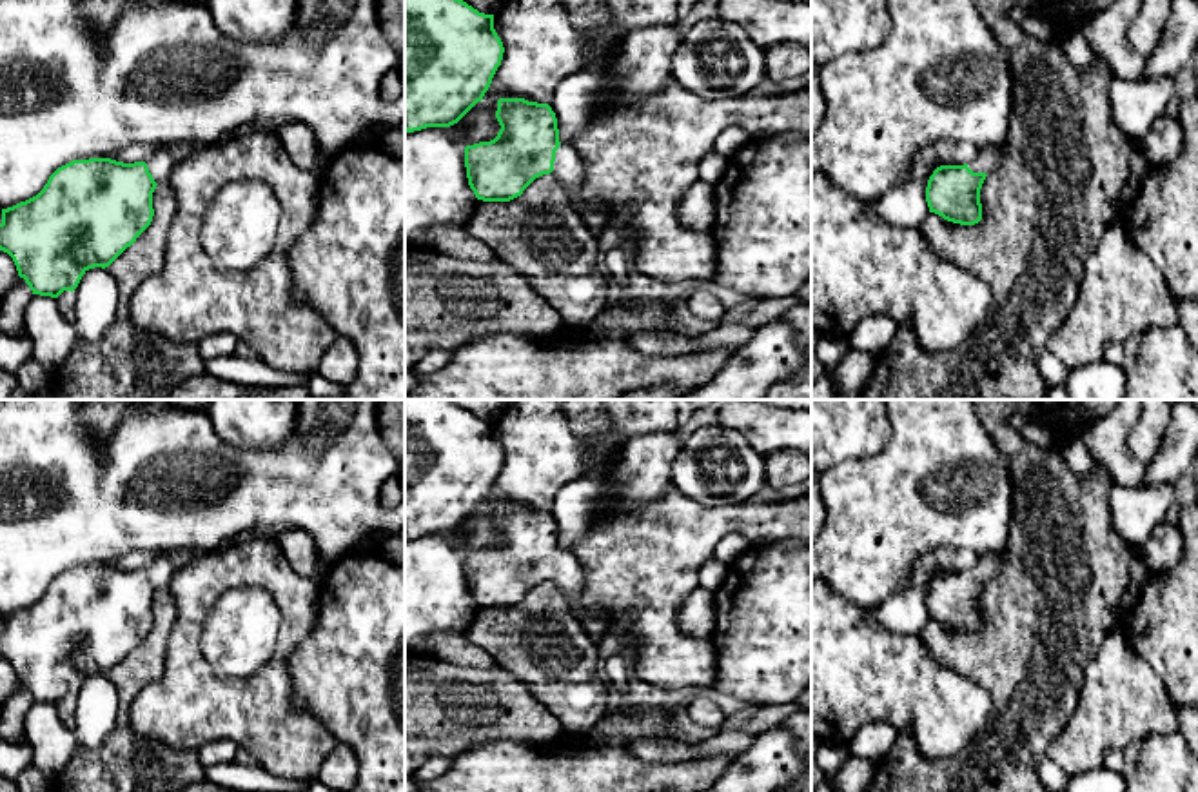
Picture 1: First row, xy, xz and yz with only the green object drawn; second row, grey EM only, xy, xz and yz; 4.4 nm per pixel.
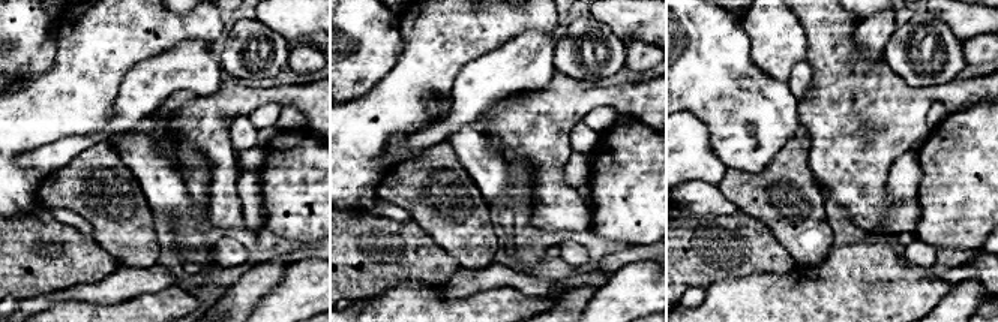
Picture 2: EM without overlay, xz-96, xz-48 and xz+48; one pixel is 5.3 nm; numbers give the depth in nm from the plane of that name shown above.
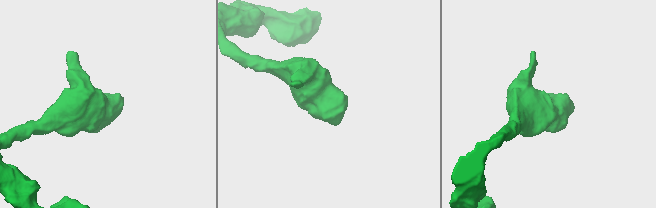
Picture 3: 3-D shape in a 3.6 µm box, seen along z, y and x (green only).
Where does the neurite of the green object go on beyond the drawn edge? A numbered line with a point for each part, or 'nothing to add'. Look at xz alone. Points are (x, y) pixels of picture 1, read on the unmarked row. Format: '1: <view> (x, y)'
1: xz (569, 574)

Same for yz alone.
1: yz (988, 565)

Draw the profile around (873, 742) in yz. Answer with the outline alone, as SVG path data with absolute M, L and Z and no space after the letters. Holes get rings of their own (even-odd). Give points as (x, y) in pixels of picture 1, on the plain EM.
M869 723L855 738L848 741L853 757L866 757L879 763L897 743L898 734L888 723Z

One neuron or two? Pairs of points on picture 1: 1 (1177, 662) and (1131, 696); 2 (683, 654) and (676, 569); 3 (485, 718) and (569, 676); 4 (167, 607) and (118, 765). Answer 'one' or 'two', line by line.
1: two
2: one
3: two
4: one

